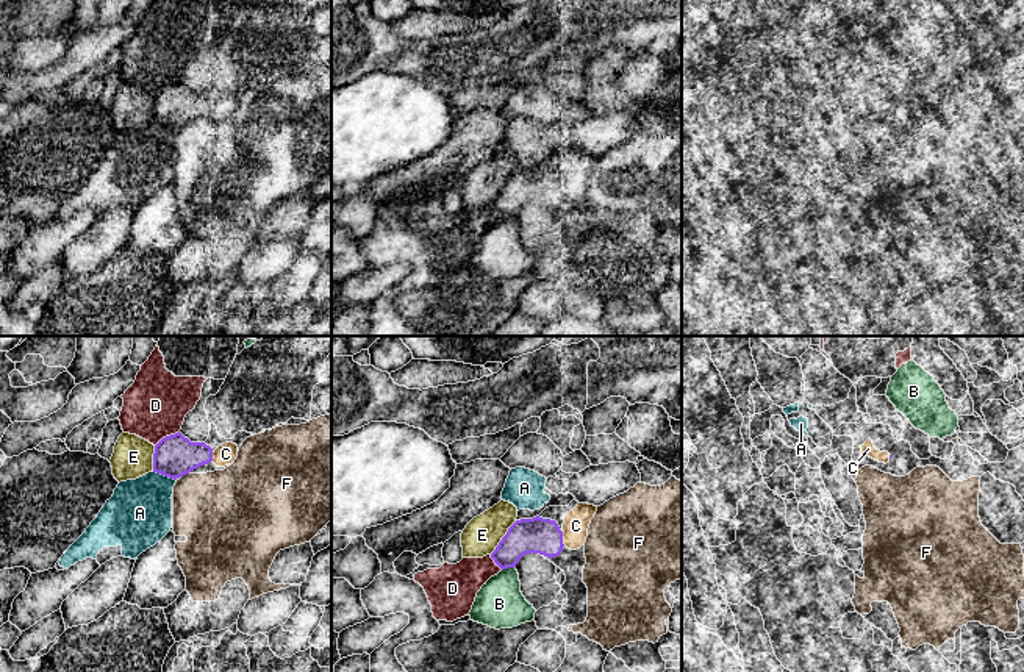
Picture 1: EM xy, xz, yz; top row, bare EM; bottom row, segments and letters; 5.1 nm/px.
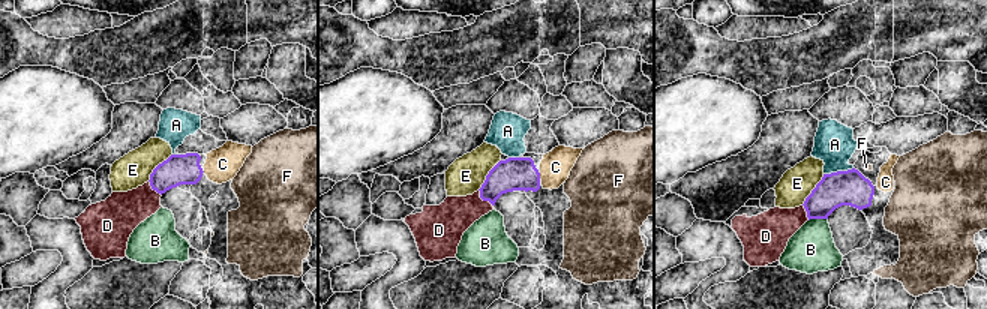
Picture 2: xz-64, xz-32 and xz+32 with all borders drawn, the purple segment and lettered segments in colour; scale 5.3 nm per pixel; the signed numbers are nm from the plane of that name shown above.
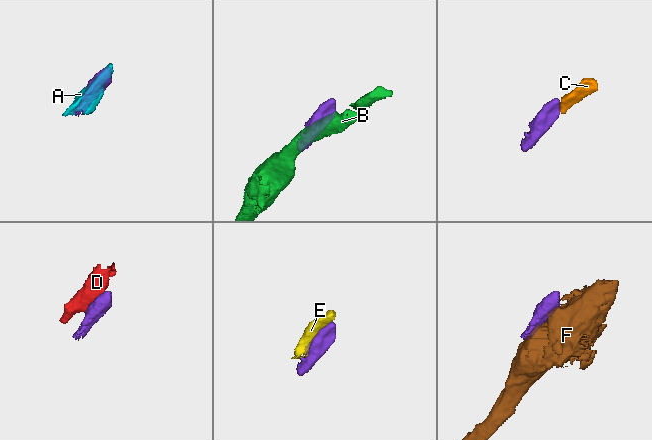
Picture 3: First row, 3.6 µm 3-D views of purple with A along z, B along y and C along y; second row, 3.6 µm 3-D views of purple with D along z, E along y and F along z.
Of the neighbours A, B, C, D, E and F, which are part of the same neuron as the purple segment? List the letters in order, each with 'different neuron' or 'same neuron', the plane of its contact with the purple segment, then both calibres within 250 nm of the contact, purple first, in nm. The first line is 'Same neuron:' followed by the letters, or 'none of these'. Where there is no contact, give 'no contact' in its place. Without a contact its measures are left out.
Same neuron: C
A: different neuron; contact in xy; calibres 220 and 340 nm
B: different neuron; contact in xz; calibres 180 and 240 nm
C: same neuron; contact in xz; calibres 180 and 130 nm
D: different neuron; contact in xy; calibres 220 and 320 nm
E: different neuron; contact in xz; calibres 180 and 190 nm
F: different neuron; contact in xy; calibres 220 and 400 nm

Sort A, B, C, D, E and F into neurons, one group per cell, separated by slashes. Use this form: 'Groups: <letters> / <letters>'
Groups: A / B / C / D / E / F

